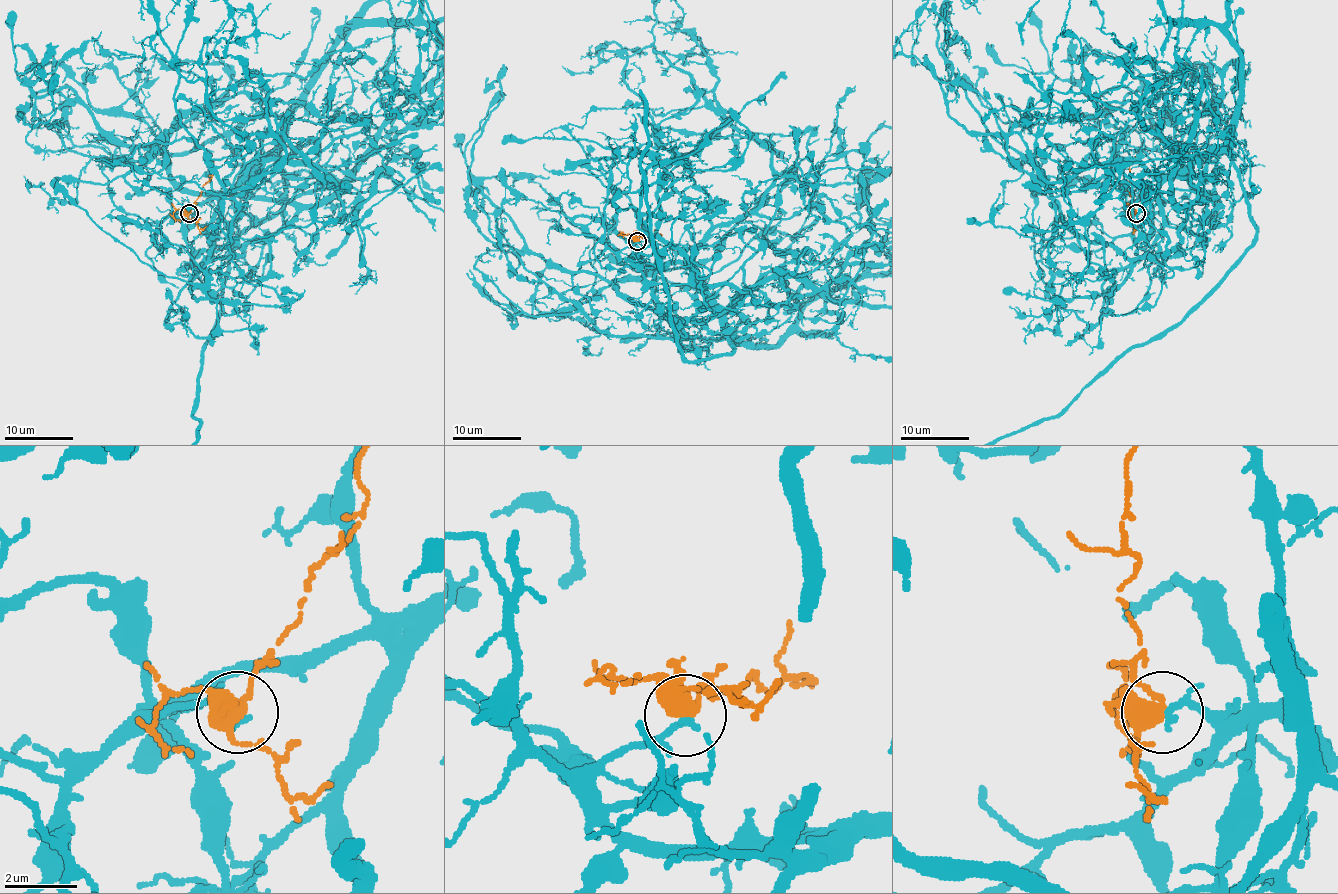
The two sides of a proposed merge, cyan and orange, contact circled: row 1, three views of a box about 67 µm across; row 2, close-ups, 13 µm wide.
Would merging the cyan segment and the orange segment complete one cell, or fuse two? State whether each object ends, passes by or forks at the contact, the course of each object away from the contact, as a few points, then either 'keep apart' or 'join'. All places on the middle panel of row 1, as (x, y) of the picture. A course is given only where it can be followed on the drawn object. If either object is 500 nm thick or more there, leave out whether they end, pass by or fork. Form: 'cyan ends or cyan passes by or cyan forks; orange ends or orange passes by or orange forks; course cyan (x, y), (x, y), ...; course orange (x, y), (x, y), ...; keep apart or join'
cyan passes by; orange forks; course orange (636, 241), (648, 234), (662, 234), (659, 241); join

